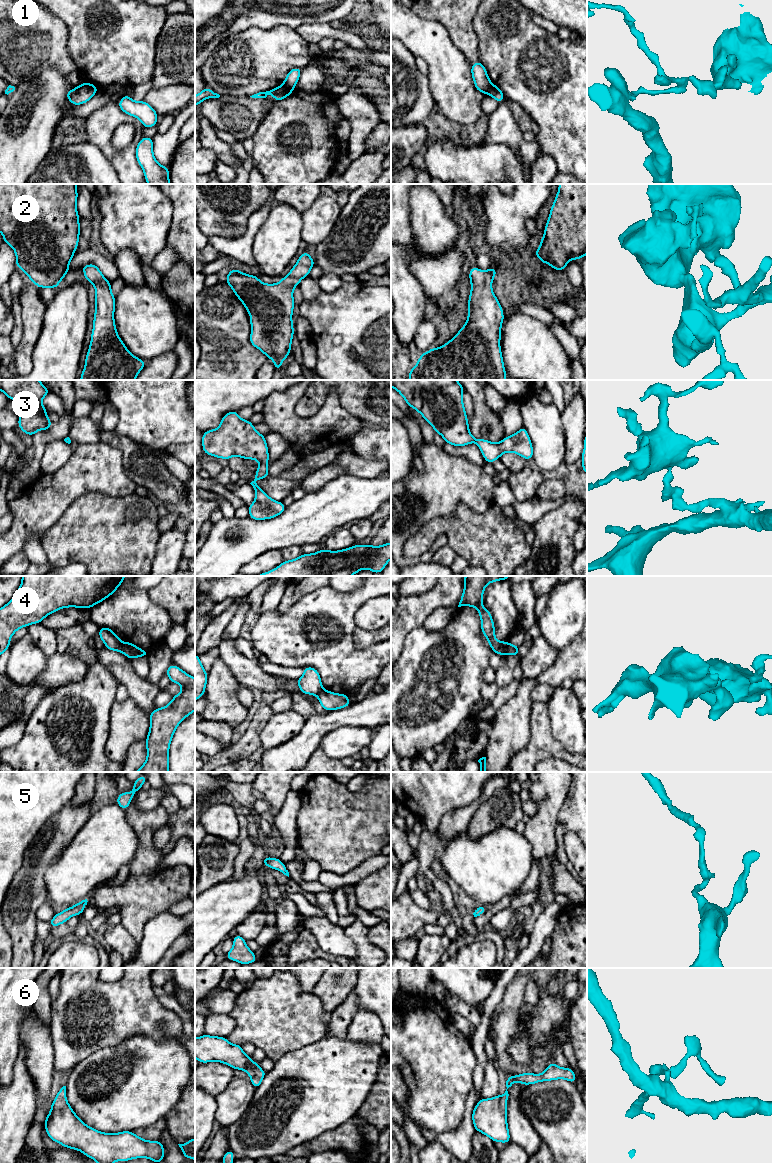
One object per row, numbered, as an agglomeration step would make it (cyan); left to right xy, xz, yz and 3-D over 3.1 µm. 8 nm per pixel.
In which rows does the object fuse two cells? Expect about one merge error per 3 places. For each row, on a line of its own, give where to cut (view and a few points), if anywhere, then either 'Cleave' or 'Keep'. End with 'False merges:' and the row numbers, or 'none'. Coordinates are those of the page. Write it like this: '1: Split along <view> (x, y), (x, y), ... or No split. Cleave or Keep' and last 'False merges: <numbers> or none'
1: Split along xz (283, 84), (293, 89). Cleave
2: No split. Keep
3: No split. Keep
4: Split along yz (508, 643), (505, 654). Cleave
5: No split. Keep
6: No split. Keep
False merges: 1, 4

